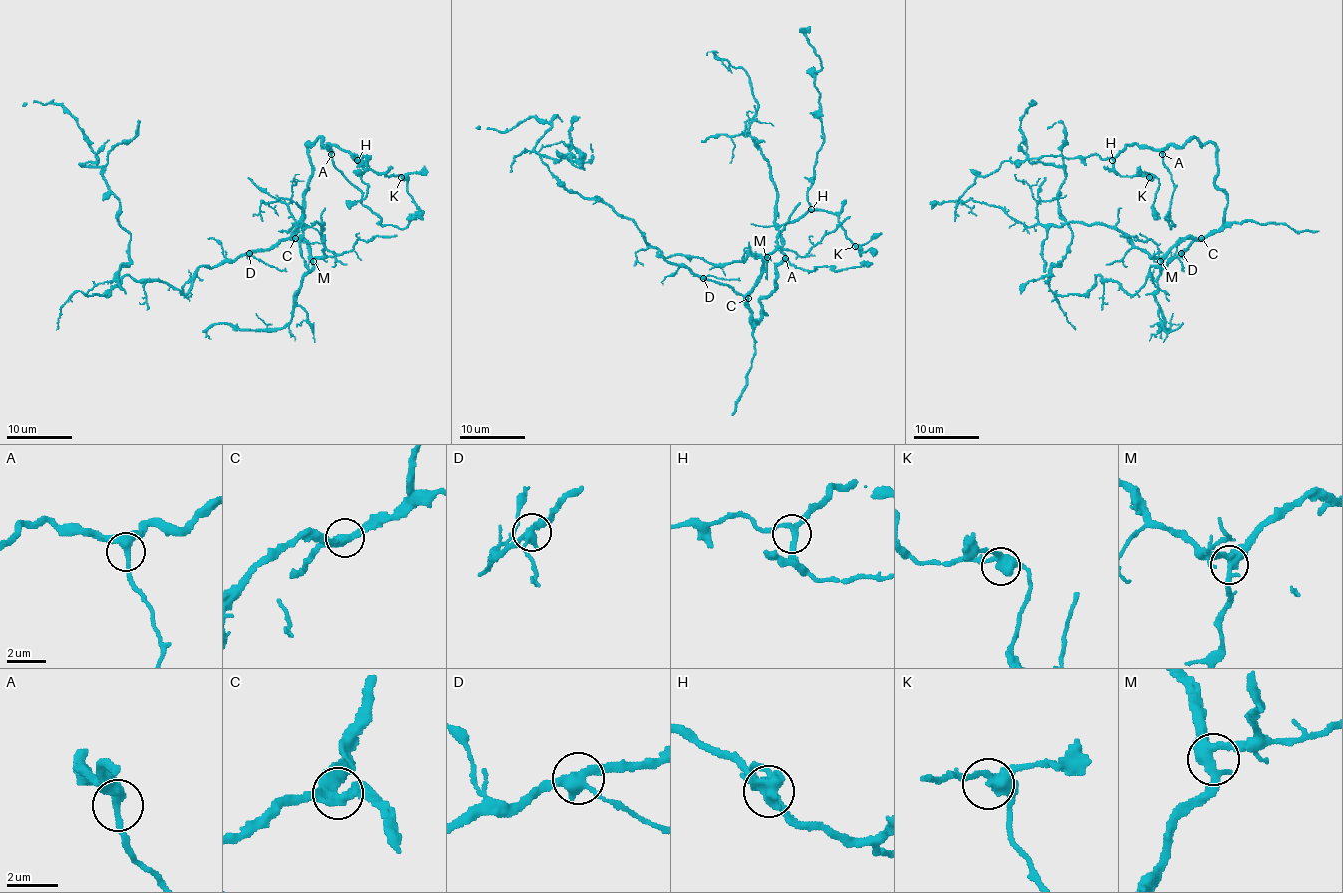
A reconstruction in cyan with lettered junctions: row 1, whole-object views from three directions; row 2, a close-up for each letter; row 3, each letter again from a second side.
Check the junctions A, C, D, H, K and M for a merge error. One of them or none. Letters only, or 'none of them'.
none of them

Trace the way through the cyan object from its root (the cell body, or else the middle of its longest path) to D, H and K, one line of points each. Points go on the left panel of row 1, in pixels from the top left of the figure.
D: (219, 262), (234, 262), (249, 253)
H: (219, 262), (277, 246), (297, 230), (311, 174), (306, 142), (320, 137), (329, 151), (333, 144), (357, 160)
K: (219, 262), (277, 246), (297, 230), (311, 174), (306, 142), (320, 137), (366, 169), (402, 177)

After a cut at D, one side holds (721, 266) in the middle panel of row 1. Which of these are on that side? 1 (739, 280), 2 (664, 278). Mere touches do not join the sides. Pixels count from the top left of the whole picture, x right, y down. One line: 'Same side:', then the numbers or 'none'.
Same side: none

